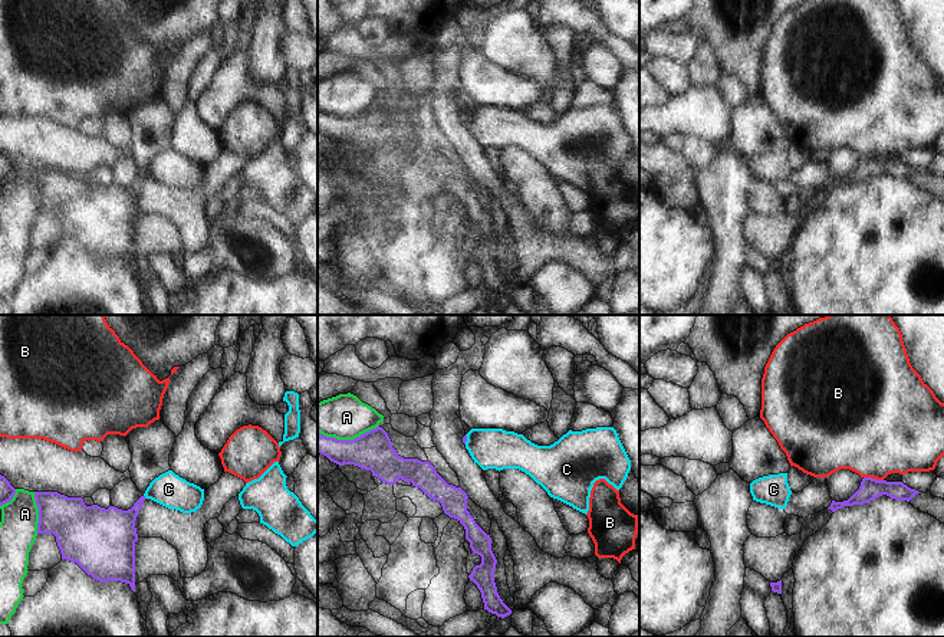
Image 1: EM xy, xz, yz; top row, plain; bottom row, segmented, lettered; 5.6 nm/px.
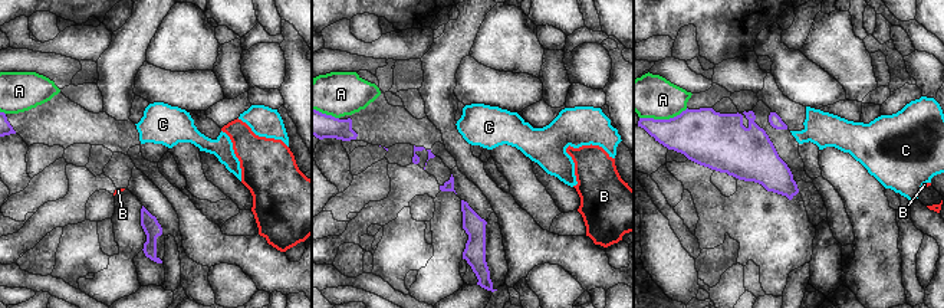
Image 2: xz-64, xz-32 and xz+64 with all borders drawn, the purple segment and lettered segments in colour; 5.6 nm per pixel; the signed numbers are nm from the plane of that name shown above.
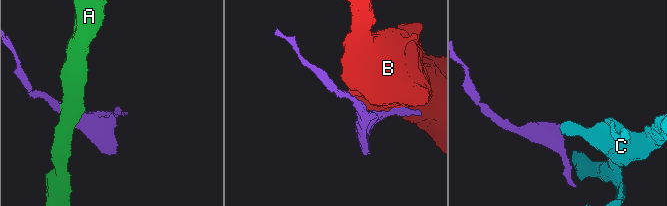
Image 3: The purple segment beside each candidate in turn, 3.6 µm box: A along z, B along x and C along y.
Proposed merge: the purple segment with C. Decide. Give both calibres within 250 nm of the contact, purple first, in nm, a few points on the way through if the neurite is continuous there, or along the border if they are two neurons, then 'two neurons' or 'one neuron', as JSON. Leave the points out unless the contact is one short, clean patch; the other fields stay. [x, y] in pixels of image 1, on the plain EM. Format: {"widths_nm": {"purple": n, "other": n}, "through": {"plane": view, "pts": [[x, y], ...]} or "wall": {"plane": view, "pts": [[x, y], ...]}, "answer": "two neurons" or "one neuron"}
{"widths_nm": {"purple": 30, "other": 220}, "wall": {"plane": "xz", "pts": [[466, 112], [464, 121]]}, "answer": "two neurons"}

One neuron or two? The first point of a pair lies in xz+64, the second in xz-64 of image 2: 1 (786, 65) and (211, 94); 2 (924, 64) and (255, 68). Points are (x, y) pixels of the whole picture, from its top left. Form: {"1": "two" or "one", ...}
{"1": "one", "2": "one"}

